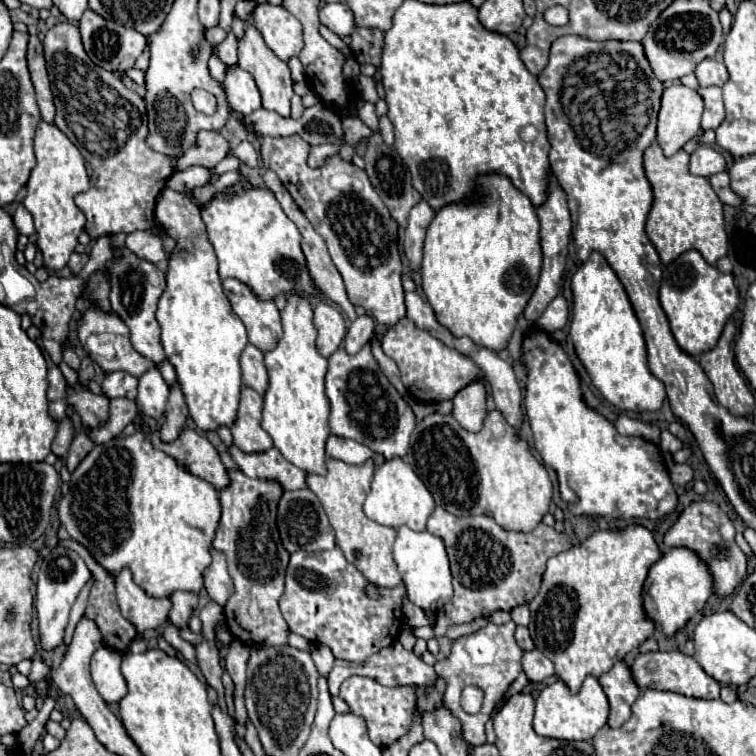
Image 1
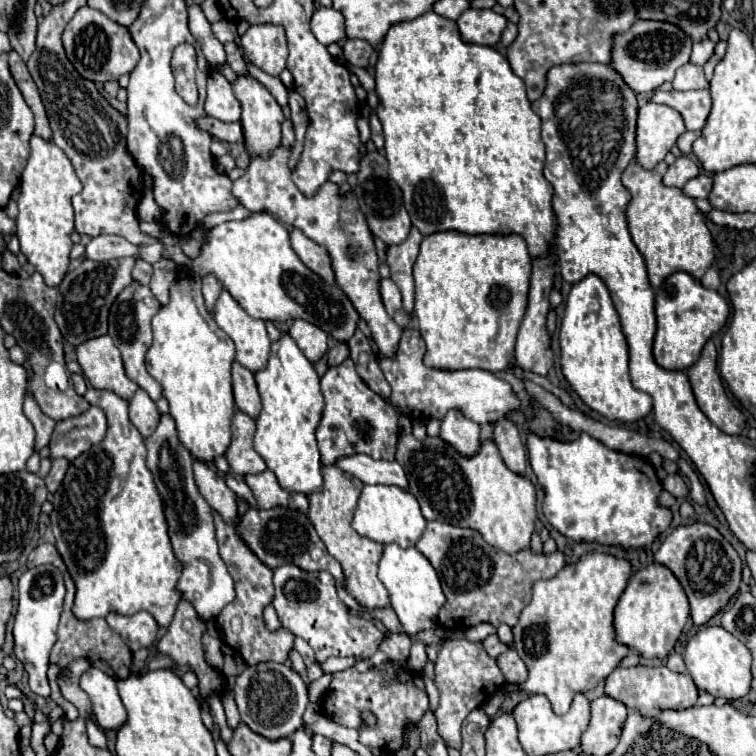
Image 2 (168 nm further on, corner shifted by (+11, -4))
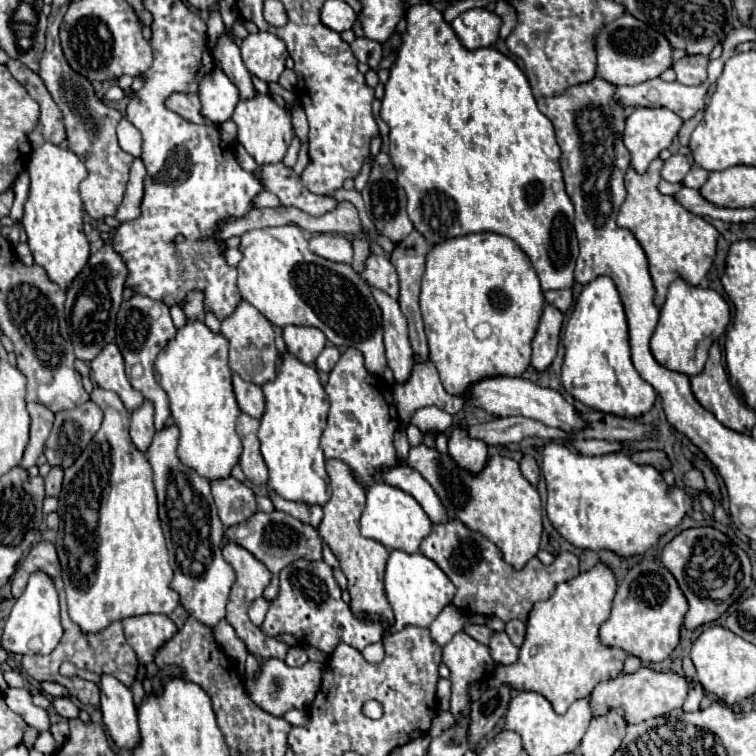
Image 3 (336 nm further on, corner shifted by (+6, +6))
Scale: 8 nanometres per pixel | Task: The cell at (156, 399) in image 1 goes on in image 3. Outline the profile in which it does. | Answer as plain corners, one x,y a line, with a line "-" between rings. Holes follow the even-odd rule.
145,402
141,408
137,408
131,414
131,428
129,428
129,436
131,436
131,444
147,454
147,448
153,440
155,428
153,428
153,406
149,406
149,402

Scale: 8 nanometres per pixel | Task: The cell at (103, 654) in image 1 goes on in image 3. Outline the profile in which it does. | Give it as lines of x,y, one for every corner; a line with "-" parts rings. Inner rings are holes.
103,674
101,676
101,714
103,722
121,750
135,750
139,746
139,728
137,728
137,708
133,704
131,690
117,682
117,678

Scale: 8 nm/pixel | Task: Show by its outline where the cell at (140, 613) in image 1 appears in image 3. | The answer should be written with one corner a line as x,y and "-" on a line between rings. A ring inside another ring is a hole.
145,614
123,620
127,644
135,650
139,664
153,662
157,650
177,634
175,622
165,614

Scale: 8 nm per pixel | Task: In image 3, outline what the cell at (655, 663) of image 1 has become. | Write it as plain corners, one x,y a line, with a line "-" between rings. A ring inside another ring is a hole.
639,668
631,676
619,674
609,682
601,682
601,686
597,686
589,696
589,708
593,716
605,716
609,710
621,708
627,724
639,724
643,720
665,716
671,710
681,708
687,698
687,690
689,690
687,678
675,672
655,672
649,668

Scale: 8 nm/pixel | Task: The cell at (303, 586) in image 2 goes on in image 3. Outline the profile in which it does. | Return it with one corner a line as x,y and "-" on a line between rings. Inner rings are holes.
295,560
285,570
281,570
281,590
271,602
271,608
261,624
261,632
269,638
279,634
295,636
299,646
315,646
329,654
337,642
345,642
355,650
363,650
369,644
375,644
383,636
383,626
379,622
359,620
341,598
341,588
333,578
331,566
323,560

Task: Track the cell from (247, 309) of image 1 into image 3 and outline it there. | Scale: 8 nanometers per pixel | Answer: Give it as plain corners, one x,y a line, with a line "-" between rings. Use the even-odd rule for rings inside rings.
241,302
237,310
221,322
221,334
229,342
229,368
231,372
239,374
245,382
253,382
257,386
263,386
267,382
273,382
277,376
277,348
275,348
275,332
269,322
265,322
265,316
253,308
249,302

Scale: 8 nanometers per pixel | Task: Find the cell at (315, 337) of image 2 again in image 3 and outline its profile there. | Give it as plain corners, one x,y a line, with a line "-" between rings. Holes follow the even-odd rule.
285,326
283,340
287,350
295,354
303,364
313,364
327,344
327,338
321,334
321,330
305,326

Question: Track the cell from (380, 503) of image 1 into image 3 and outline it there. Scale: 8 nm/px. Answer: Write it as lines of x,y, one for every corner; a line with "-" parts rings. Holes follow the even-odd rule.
379,482
367,490
367,506
361,516
361,534
365,538
377,540
387,550
401,550
407,554
415,554
419,552
421,540
427,538
429,532
431,532
431,522
413,496
385,482

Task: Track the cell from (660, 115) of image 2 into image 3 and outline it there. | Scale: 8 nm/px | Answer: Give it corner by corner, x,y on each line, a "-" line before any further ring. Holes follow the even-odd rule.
635,108
627,120
625,120
625,132
623,132
623,144
631,154
631,168
637,174
645,174
651,160
659,156
663,148
669,148
673,138
677,136
683,120
665,108

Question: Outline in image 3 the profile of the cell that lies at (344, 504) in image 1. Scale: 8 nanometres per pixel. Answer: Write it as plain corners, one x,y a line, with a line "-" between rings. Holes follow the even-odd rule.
327,460
327,474
331,484
331,500
323,506
325,516
319,526
319,536
331,548
331,552
339,560
341,572
347,576
347,590
351,596
349,608
357,618
361,618
361,614
377,614
381,616
383,624
391,626
395,622
395,616
385,598
383,588
383,574
389,550
381,546
377,540
363,538
359,532
359,518
365,508
365,490
341,460

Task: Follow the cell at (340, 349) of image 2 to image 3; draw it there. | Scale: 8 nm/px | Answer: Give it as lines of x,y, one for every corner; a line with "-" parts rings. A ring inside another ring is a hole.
329,344
329,346
323,348
319,358
315,360
315,366
317,366
319,372
331,372
333,366
337,364
337,358
339,358
339,350
333,344

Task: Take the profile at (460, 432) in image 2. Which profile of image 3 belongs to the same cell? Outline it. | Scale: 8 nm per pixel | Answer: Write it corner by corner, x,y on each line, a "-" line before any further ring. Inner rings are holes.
455,426
449,438
449,456
459,468
465,468
471,474
479,474
487,464
489,450
485,442
469,438
461,426

